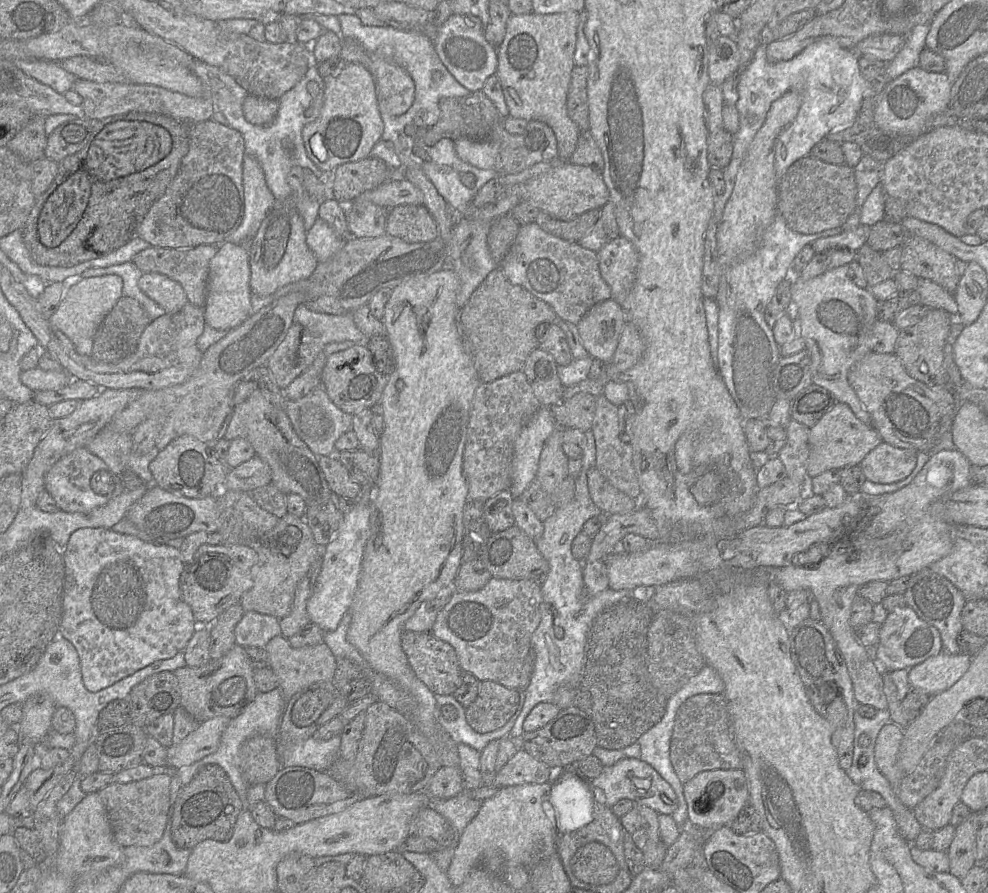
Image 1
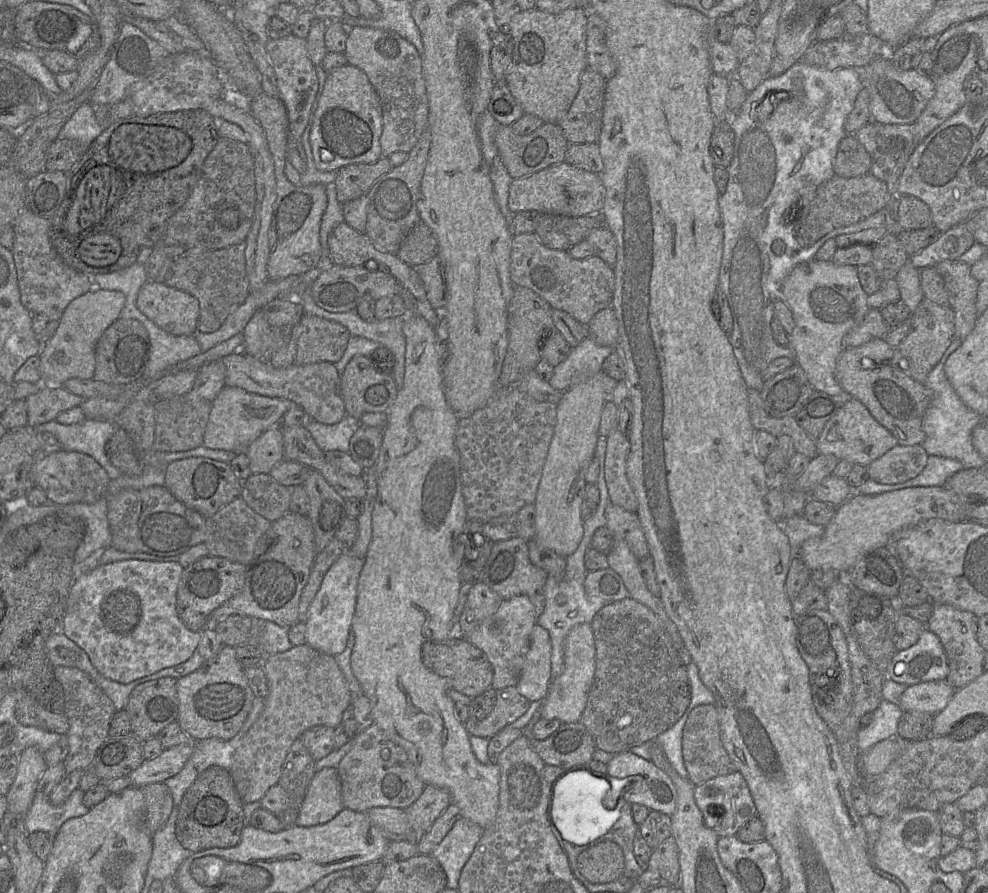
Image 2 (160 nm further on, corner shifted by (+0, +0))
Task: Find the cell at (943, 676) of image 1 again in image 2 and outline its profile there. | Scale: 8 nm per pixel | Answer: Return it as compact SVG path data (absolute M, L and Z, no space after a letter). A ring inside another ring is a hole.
M948 679L922 682L905 689L899 706L903 712L920 711L935 715L948 705L955 692Z

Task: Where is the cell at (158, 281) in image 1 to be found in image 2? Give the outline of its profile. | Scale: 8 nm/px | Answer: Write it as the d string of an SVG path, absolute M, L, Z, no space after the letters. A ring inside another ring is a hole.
M148 280L138 291L136 305L141 313L169 334L192 336L197 331L198 300L166 283Z

